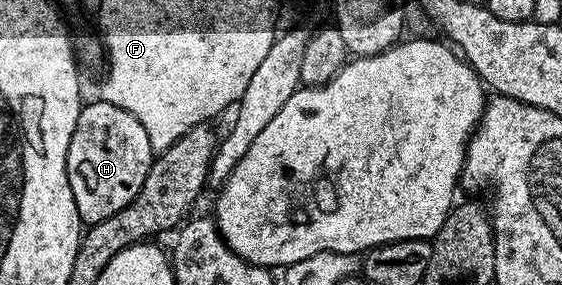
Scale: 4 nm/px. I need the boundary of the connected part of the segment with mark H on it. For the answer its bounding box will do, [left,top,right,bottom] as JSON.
[67,101,155,225]

